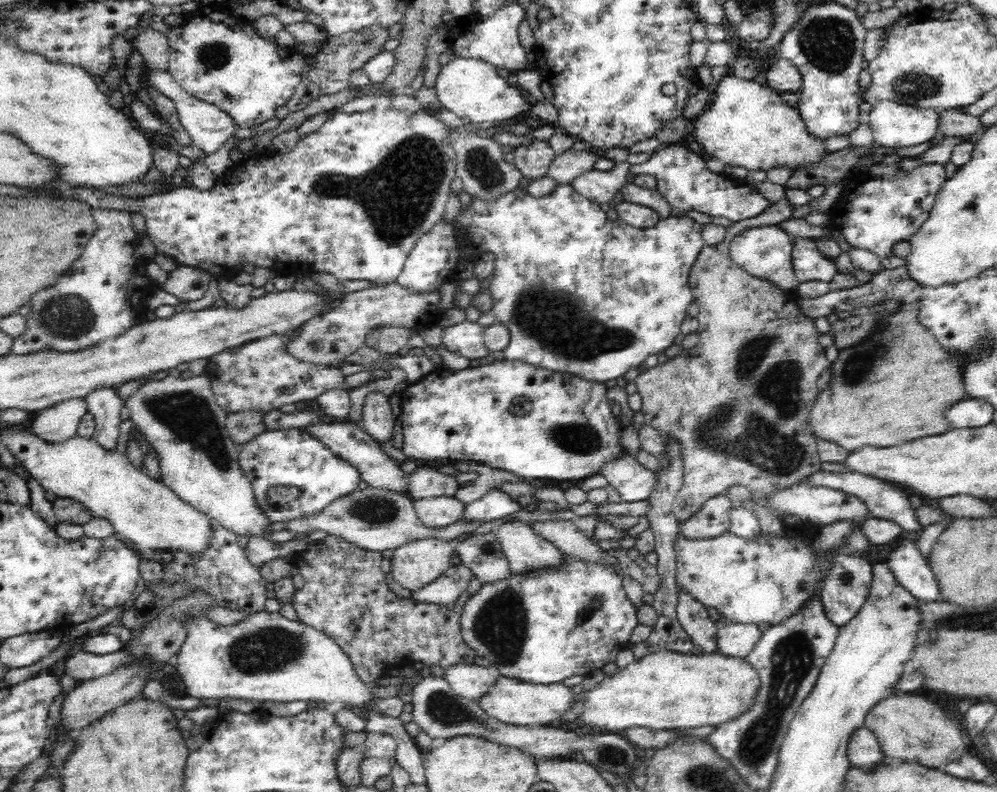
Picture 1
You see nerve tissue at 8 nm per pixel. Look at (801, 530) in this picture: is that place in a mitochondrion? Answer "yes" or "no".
no

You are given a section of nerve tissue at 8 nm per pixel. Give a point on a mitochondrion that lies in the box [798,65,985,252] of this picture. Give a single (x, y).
(913, 87)

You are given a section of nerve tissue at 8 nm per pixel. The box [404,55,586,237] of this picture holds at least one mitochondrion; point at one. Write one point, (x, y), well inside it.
(480, 163)

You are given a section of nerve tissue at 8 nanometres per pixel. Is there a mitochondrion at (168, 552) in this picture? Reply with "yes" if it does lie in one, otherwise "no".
no

